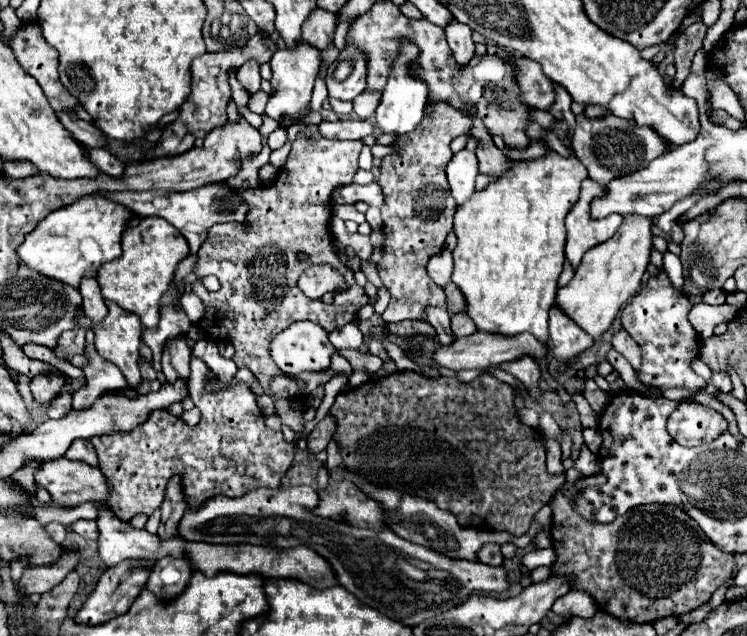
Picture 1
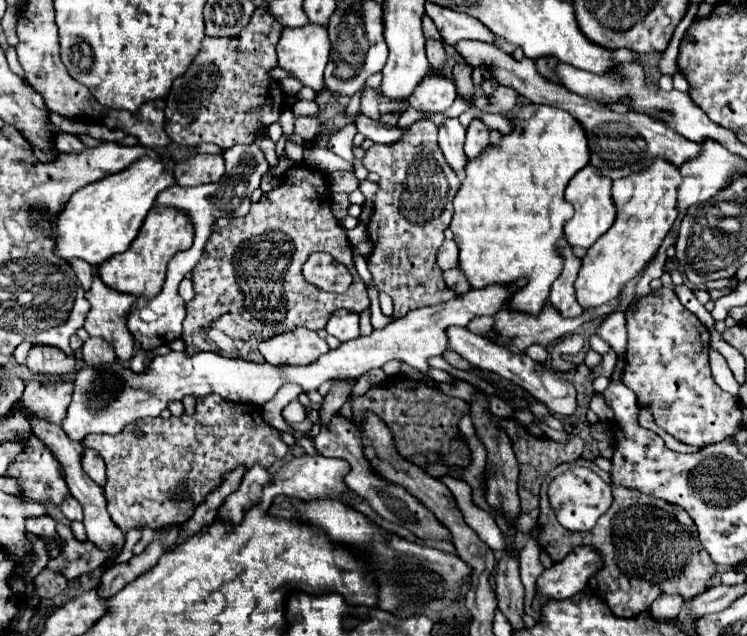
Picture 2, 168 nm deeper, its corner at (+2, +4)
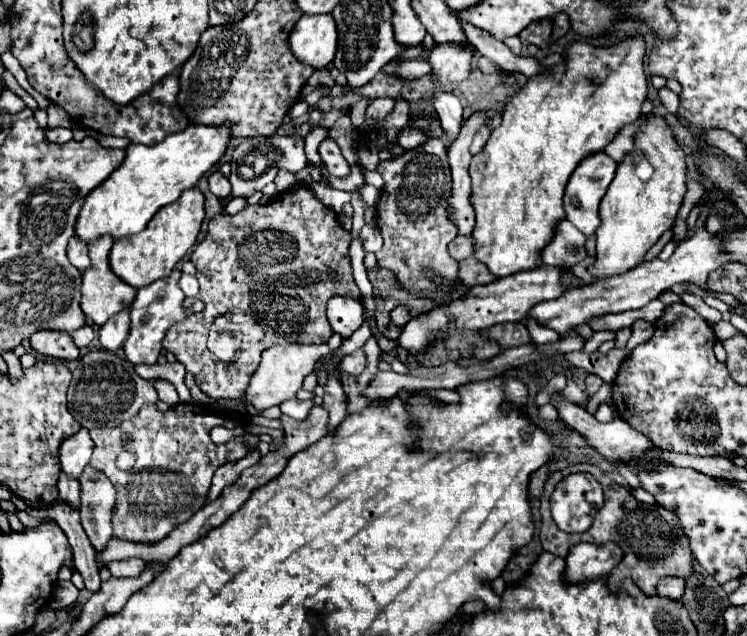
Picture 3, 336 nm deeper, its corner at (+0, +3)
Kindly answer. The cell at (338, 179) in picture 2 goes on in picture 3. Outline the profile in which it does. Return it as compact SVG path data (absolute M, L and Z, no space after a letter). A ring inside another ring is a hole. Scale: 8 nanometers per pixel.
M325 139L321 145L319 145L319 153L321 153L321 159L327 167L327 171L335 177L345 177L349 175L349 163L347 159L343 157L339 145L335 143L335 139Z

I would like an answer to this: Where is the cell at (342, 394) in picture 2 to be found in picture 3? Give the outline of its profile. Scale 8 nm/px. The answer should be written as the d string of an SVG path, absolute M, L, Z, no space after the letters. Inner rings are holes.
M363 349L343 357L343 361L341 361L341 369L347 373L353 373L353 375L359 375L365 369L365 365L367 365L367 357L365 357Z

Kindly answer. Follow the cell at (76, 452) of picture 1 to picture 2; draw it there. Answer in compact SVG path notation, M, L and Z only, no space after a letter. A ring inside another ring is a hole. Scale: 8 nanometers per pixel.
M85 448L83 456L81 456L81 466L93 482L97 482L99 486L105 484L105 464L103 464L101 456L97 456L97 452L93 452L91 448Z

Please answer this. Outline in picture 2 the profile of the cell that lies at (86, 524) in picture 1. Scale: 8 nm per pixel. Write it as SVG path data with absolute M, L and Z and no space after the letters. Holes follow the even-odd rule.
M67 498L63 504L61 504L61 510L65 514L65 518L69 522L83 522L83 510L81 510L81 504L75 500L75 498Z

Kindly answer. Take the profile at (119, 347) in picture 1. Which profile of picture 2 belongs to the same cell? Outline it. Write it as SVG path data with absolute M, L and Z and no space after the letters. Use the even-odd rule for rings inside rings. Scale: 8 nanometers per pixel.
M95 268L93 284L89 294L85 294L91 310L85 320L85 330L89 336L99 336L109 342L119 360L129 362L135 350L133 336L129 336L129 328L125 328L125 316L133 306L133 296L125 296L121 292L113 292L101 284Z

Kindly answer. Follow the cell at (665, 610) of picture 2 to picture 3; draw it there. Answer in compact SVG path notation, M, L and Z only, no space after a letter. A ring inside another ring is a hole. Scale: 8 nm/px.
M667 577L667 579L659 581L657 593L677 601L677 599L681 599L681 595L683 595L683 587L685 587L685 581L683 581L681 577L677 577L677 579L675 579L675 577Z

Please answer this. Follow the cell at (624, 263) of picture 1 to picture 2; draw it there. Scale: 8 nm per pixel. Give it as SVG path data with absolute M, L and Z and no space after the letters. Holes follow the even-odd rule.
M655 160L649 168L635 176L619 178L613 182L613 200L617 206L617 220L597 244L593 244L583 256L583 264L575 282L575 296L583 310L597 308L599 304L607 304L615 300L627 280L633 280L637 274L645 270L645 266L653 260L659 250L665 234L673 226L677 218L677 186L681 184L679 170L665 162ZM635 216L637 224L629 226L629 218Z

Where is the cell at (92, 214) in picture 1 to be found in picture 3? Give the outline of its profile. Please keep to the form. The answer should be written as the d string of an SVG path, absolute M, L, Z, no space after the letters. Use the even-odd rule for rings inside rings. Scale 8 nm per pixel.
M189 125L187 129L165 137L159 145L127 145L123 165L85 197L75 233L85 243L91 243L105 233L111 233L113 239L121 239L143 231L161 207L177 201L185 189L195 187L199 179L221 161L229 139L229 125Z

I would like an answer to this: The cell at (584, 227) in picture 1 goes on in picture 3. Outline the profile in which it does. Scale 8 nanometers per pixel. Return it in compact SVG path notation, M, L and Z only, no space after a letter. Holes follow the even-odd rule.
M597 151L589 157L585 157L577 169L573 171L573 175L569 177L569 183L565 187L565 213L567 213L567 219L581 231L585 233L587 237L591 237L597 227L599 227L599 203L609 187L609 183L613 181L613 175L615 175L615 161L611 161L611 157L607 157L603 151Z

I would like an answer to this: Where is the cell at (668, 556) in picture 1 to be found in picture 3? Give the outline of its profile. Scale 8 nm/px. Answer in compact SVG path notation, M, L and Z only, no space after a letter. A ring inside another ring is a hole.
M579 463L573 465L561 473L555 473L549 477L545 491L541 495L541 517L543 517L543 525L541 525L541 545L545 551L557 555L557 557L567 557L569 549L573 545L577 545L579 541L589 541L589 543L607 543L607 541L615 541L621 549L623 549L623 559L621 563L613 569L613 573L609 575L609 589L617 591L621 581L631 577L637 587L645 593L645 595L655 595L655 587L657 581L663 577L689 577L691 575L691 561L693 561L693 553L689 547L689 539L683 535L683 529L679 525L679 519L675 517L675 513L663 509L661 505L647 505L647 503L639 503L627 489L623 489L621 485L617 485L611 477L607 477L599 467L591 465L591 463ZM567 473L591 473L599 485L605 491L605 505L603 509L599 509L599 513L595 515L595 521L591 525L591 529L587 529L585 533L563 533L553 517L551 517L551 509L549 509L549 497L555 489L555 483L559 483Z

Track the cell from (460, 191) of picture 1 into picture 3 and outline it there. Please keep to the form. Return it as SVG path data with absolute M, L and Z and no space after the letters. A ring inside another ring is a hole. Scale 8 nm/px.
M435 89L433 91L433 107L439 115L441 127L447 131L447 135L451 139L455 139L459 135L459 127L461 127L461 119L463 119L461 101L453 93L447 93L443 89Z

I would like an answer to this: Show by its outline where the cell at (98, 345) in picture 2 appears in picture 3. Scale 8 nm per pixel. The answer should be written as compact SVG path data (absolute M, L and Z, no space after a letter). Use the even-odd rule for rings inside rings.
M131 305L119 313L115 313L101 329L99 329L99 341L105 351L119 351L123 347L123 341L127 339L127 329L131 327L131 317L129 317Z

